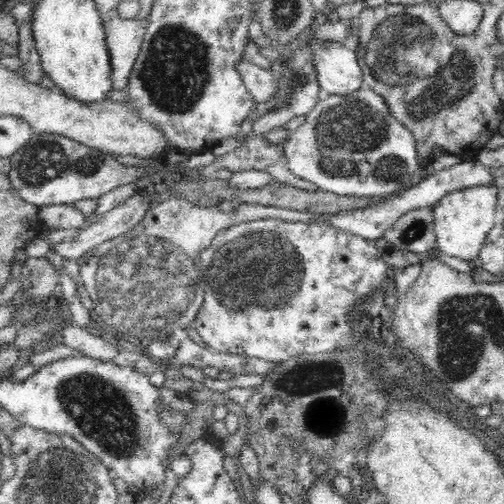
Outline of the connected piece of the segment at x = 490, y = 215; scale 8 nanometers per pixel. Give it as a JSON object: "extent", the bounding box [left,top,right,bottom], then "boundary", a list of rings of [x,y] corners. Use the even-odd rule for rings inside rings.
{"extent":[434,183,498,265],"boundary":[[[490,183],[456,190],[446,194],[438,204],[434,205],[434,223],[436,223],[440,253],[458,257],[476,265],[478,253],[486,242],[486,236],[496,224],[496,208],[498,209],[496,188],[496,185]]]}

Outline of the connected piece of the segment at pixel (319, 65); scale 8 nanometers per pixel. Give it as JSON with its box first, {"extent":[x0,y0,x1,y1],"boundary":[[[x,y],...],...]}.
{"extent":[307,36,365,95],"boundary":[[[314,36],[308,40],[307,44],[309,51],[312,52],[313,68],[316,70],[322,95],[348,95],[365,85],[356,51],[345,48],[343,42],[318,40]]]}

